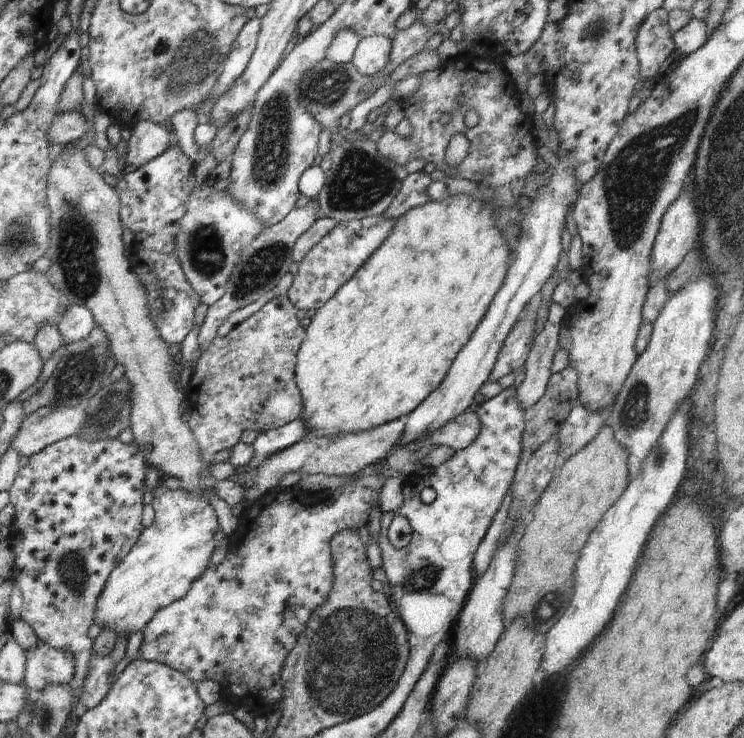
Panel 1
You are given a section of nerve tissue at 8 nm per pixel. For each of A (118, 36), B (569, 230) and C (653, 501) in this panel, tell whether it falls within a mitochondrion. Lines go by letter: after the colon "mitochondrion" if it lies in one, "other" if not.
A: other
B: other
C: other

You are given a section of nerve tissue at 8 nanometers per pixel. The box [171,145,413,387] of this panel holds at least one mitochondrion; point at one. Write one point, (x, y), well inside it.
(260, 268)

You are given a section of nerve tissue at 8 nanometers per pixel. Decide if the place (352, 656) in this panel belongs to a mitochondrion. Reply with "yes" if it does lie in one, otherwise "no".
yes

